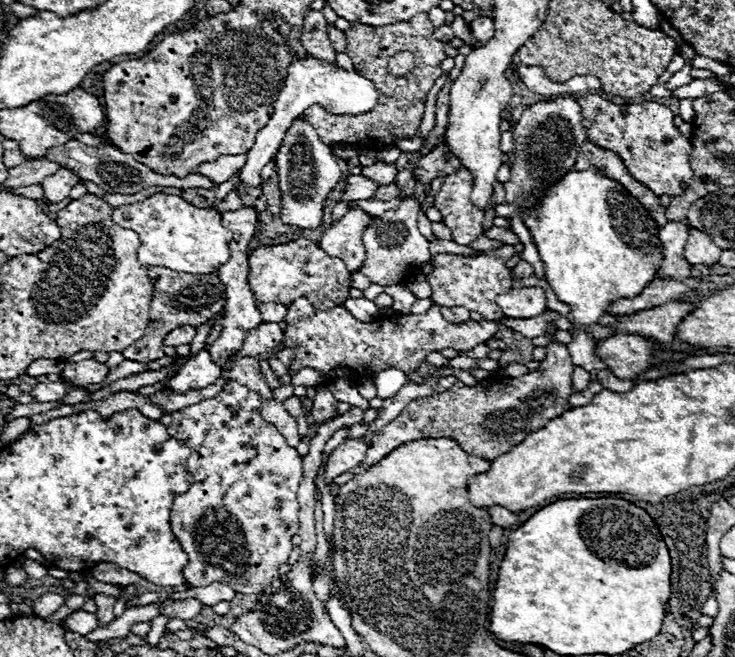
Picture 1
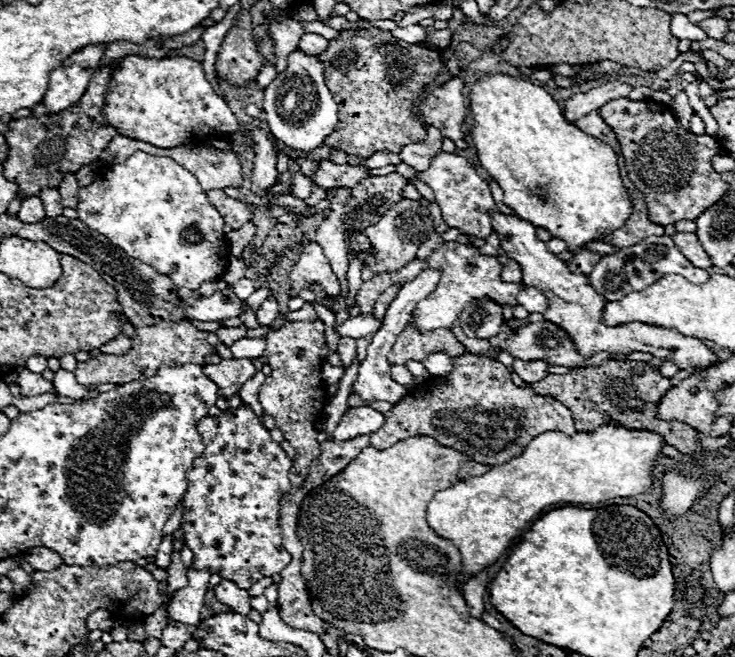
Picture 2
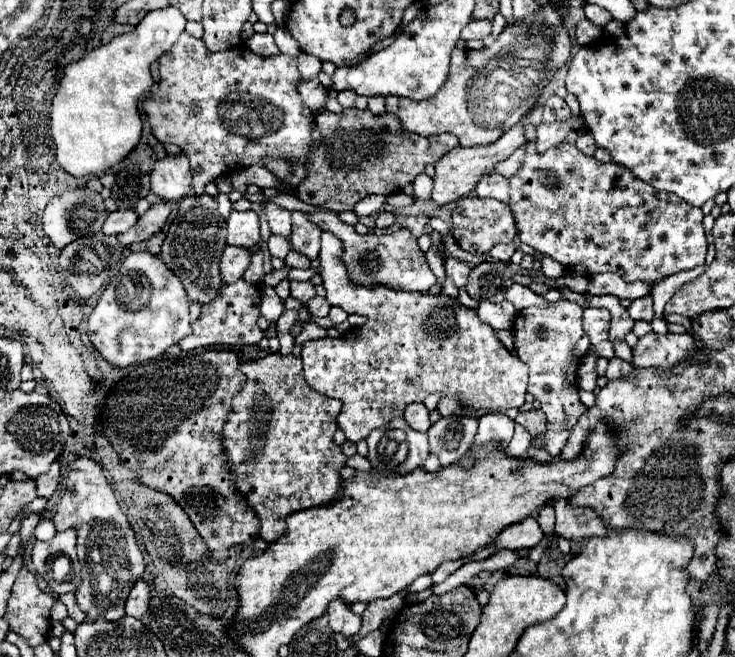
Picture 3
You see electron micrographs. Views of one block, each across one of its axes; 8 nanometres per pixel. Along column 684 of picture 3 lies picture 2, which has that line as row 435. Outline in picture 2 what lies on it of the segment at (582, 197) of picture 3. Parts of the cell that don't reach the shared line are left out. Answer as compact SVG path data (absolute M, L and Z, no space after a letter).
M244 404L238 410L226 410L216 418L202 418L198 422L198 432L206 450L194 460L192 474L188 476L190 490L184 496L186 510L182 518L186 546L194 552L194 568L210 568L212 574L216 572L224 580L232 580L248 590L260 578L280 574L290 564L290 554L282 546L278 512L280 496L292 488L288 480L292 460L286 456L282 446L270 438L270 432L260 424L258 416L254 416Z

